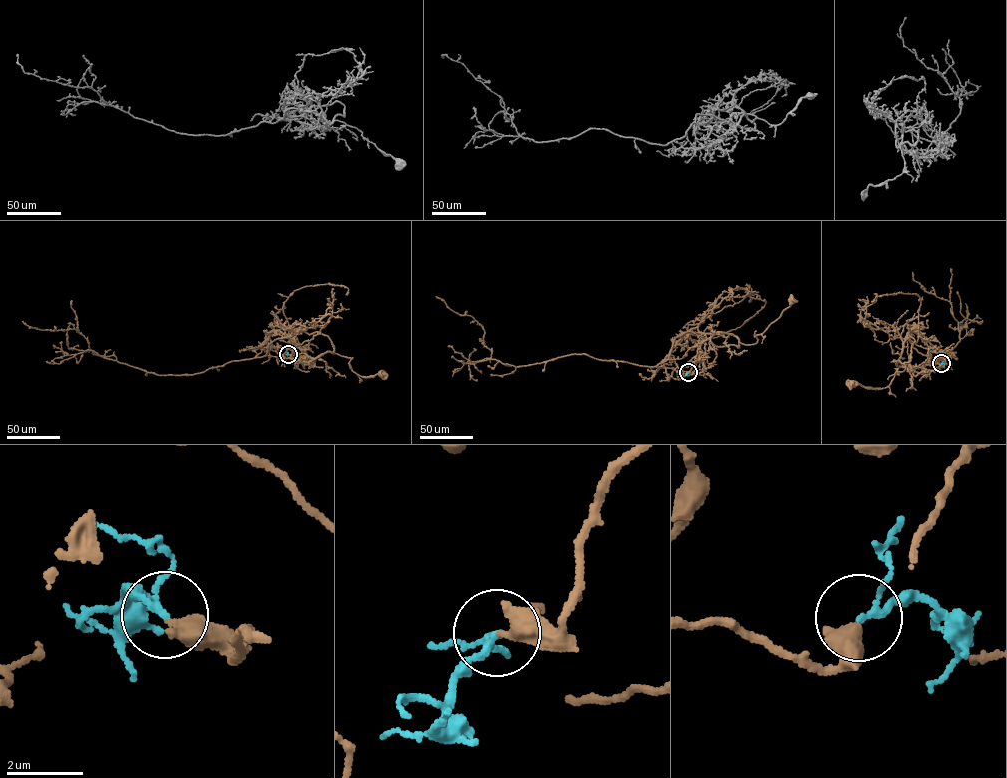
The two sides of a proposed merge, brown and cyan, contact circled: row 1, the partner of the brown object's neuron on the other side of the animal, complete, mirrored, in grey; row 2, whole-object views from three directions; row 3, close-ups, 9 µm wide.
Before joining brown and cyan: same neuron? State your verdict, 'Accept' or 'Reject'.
Reject

